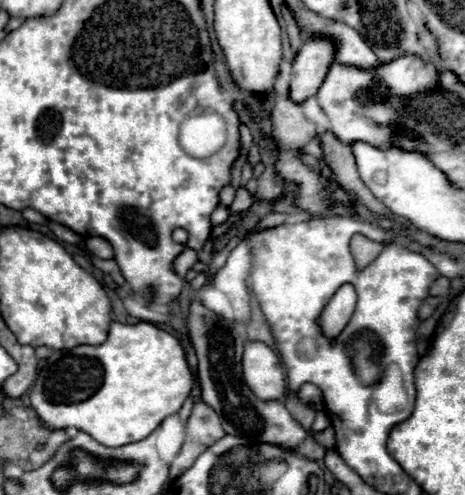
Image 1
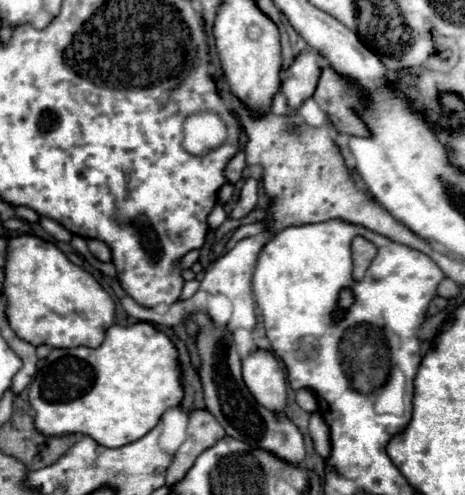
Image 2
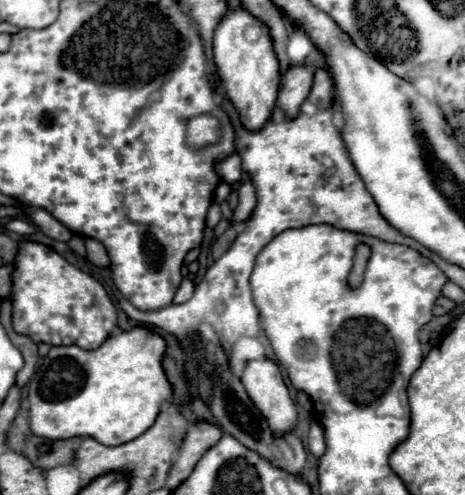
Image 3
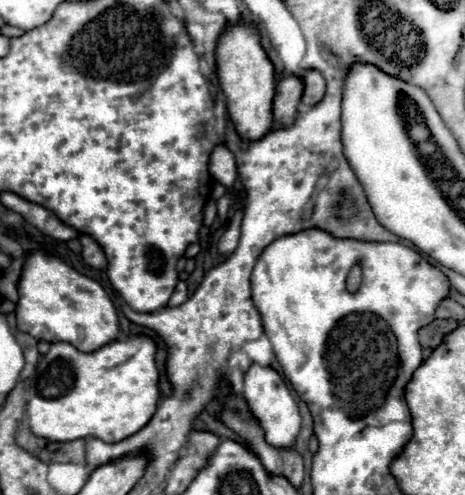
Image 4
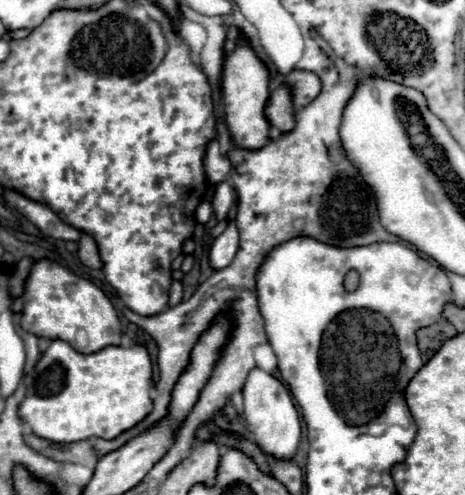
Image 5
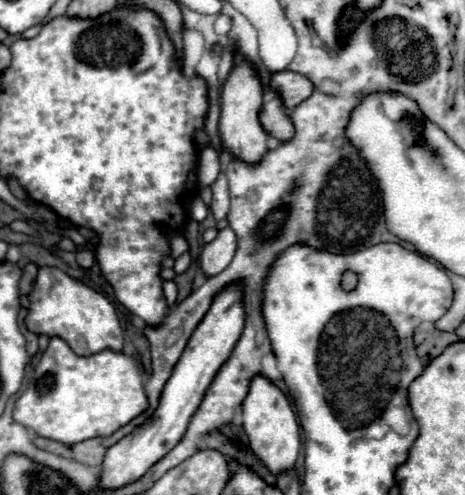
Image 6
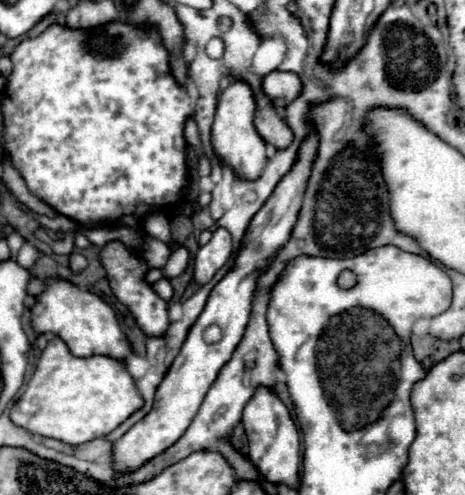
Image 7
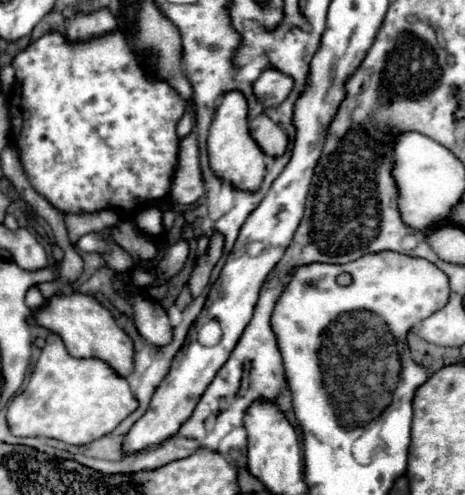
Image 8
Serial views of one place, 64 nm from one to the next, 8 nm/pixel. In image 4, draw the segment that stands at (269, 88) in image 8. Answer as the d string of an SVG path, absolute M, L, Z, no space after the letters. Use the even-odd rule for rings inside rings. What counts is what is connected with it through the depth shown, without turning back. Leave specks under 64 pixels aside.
M308 70L304 74L304 96L302 96L302 102L304 104L316 104L322 100L326 92L326 80L322 78L320 72L316 70Z

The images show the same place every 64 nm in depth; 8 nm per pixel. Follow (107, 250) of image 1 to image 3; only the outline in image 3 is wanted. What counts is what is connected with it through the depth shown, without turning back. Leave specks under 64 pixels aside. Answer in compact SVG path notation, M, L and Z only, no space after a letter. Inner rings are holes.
M85 238L85 247L92 264L96 264L96 266L108 266L110 264L108 252L106 252L106 248L98 240Z

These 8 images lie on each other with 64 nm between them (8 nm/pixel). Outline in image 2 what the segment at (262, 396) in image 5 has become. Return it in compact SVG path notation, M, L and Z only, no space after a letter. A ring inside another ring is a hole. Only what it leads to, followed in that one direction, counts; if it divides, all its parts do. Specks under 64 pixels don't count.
M258 348L250 352L242 360L242 376L258 404L286 414L286 374L270 350Z

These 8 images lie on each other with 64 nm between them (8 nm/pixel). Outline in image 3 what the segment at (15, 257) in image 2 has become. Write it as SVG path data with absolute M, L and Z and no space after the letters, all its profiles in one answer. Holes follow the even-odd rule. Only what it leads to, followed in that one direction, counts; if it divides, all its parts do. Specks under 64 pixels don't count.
M22 240L18 244L12 272L12 326L18 334L32 338L36 344L46 342L50 346L80 346L84 350L94 350L116 328L116 308L108 298L104 286L96 282L90 274L68 264L52 248L40 242Z

